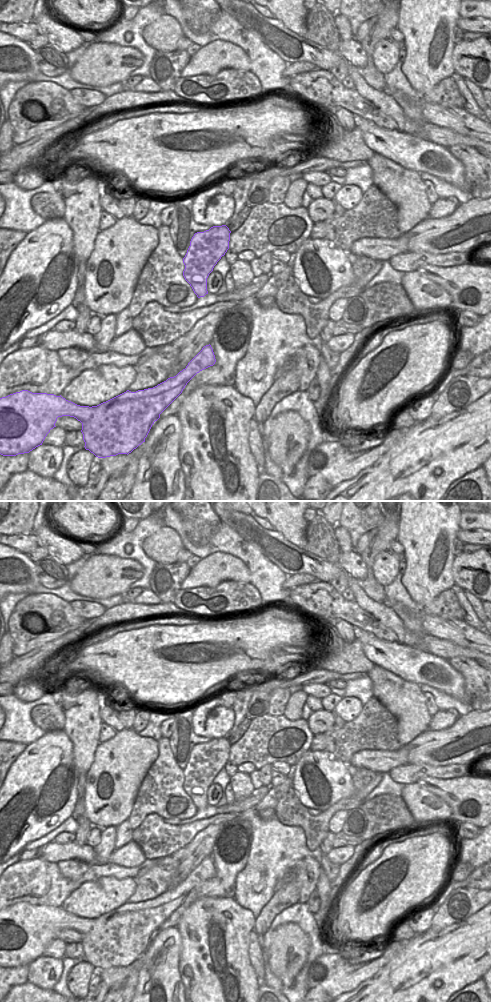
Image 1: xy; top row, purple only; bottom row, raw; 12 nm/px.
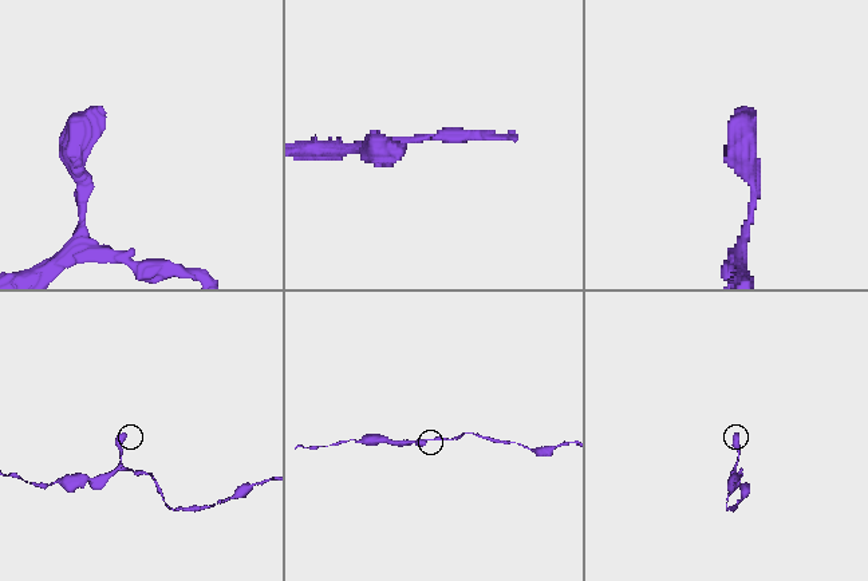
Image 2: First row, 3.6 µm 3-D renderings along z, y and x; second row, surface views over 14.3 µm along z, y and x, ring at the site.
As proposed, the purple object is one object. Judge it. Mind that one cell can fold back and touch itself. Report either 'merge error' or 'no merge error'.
no merge error

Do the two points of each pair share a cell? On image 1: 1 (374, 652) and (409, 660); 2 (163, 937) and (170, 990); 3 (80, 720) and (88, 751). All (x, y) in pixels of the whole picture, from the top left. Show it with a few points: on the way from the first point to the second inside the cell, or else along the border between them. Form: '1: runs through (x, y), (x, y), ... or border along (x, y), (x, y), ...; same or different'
1: runs through (383, 655), (390, 655), (400, 659); same
2: runs through (171, 944), (170, 975); same
3: runs through (83, 728), (85, 743); same

